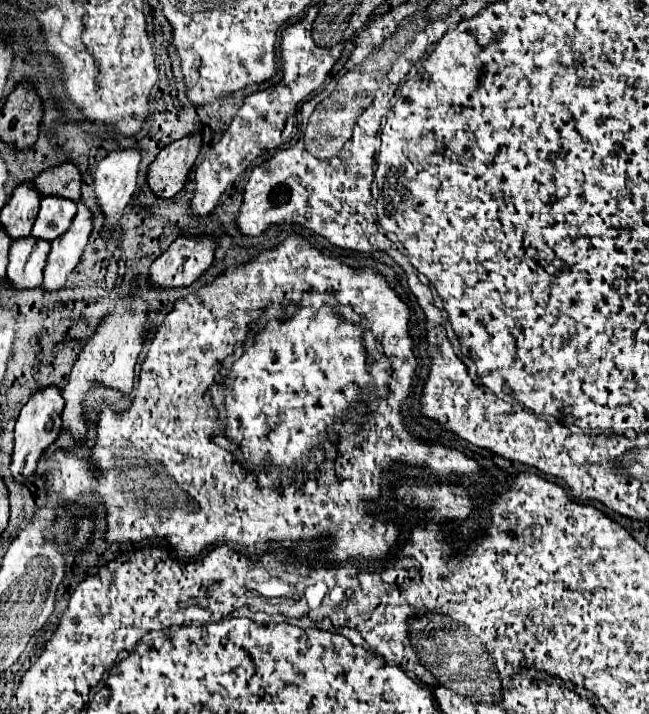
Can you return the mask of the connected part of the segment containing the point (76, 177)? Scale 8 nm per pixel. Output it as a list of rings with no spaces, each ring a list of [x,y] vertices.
[[[72,162],[66,164],[58,164],[54,168],[44,170],[38,178],[36,178],[36,188],[40,188],[40,192],[44,194],[54,194],[54,196],[64,196],[70,198],[74,202],[80,200],[80,188],[82,188],[82,176],[78,166]]]

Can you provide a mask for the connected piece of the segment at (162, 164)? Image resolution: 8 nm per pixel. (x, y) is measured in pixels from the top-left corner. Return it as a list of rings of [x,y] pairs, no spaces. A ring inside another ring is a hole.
[[[202,134],[184,136],[168,144],[148,168],[148,184],[160,198],[172,198],[188,180],[188,172],[202,148]]]

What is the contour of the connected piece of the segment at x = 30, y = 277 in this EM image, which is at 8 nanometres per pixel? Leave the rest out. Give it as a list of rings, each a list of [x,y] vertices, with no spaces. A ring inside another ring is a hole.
[[[34,236],[12,240],[8,280],[14,288],[36,288],[42,284],[42,272],[50,252],[50,240]]]

